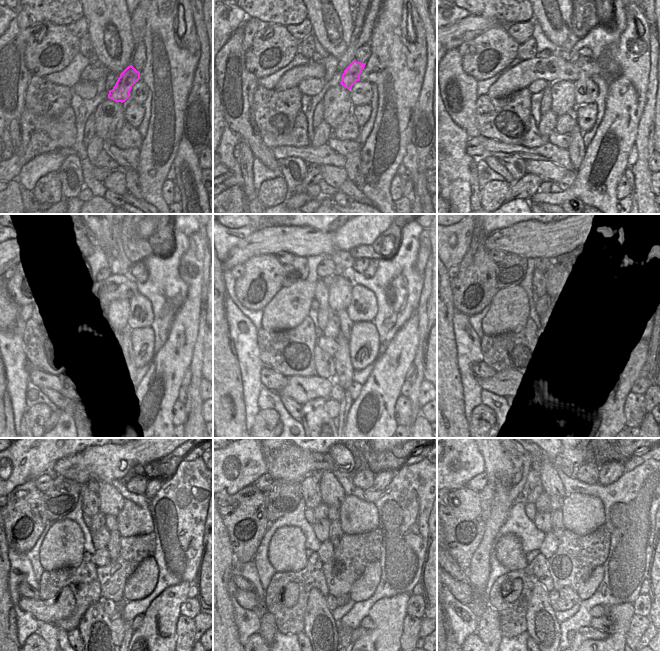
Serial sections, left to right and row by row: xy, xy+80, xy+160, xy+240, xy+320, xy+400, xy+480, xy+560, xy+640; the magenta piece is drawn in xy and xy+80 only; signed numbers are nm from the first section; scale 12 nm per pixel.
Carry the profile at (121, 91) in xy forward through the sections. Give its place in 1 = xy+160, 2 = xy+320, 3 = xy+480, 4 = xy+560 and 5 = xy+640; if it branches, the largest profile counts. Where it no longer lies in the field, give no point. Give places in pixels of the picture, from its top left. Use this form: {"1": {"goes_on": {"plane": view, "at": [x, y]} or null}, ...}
{"1": {"goes_on": {"plane": "xy+160", "at": [579, 60]}}, "2": {"goes_on": {"plane": "xy+320", "at": [373, 264]}}, "3": {"goes_on": {"plane": "xy+480", "at": [154, 484]}}, "4": {"goes_on": {"plane": "xy+560", "at": [382, 479]}}, "5": {"goes_on": {"plane": "xy+640", "at": [611, 470]}}}

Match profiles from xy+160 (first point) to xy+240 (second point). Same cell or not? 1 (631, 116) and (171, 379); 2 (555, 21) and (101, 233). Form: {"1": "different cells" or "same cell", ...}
{"1": "same cell", "2": "same cell"}

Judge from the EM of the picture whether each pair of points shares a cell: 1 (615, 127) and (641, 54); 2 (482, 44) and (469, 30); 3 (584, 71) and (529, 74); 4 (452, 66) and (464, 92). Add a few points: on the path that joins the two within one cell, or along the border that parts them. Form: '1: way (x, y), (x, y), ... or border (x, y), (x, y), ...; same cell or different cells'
1: way (623, 109), (626, 92), (633, 79), (634, 72); same cell
2: border (497, 26), (486, 29), (472, 40); different cells
3: way (570, 71), (545, 72), (543, 74); same cell
4: way (452, 72), (460, 86); same cell

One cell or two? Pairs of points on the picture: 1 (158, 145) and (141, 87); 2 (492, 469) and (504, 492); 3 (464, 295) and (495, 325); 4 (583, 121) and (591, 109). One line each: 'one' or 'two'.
1: two
2: one
3: two
4: one

